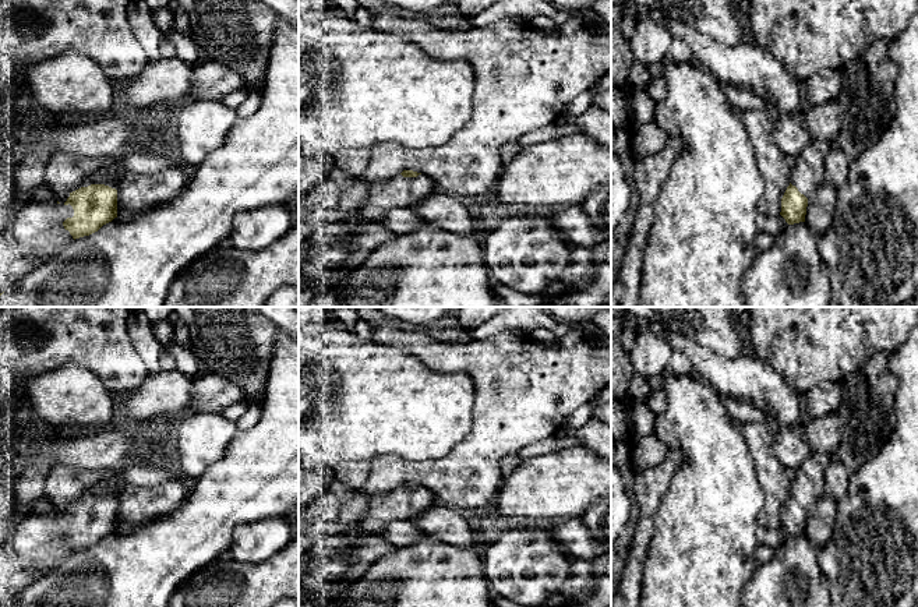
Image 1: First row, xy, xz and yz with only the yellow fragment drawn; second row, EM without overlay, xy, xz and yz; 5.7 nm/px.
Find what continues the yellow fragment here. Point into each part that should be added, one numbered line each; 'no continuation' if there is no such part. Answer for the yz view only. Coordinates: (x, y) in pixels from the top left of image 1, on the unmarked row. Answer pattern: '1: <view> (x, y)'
1: yz (808, 486)

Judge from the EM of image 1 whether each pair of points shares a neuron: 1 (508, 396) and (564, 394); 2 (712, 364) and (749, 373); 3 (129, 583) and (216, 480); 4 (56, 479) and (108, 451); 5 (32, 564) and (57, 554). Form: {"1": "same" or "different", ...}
{"1": "same", "2": "same", "3": "same", "4": "different", "5": "same"}

